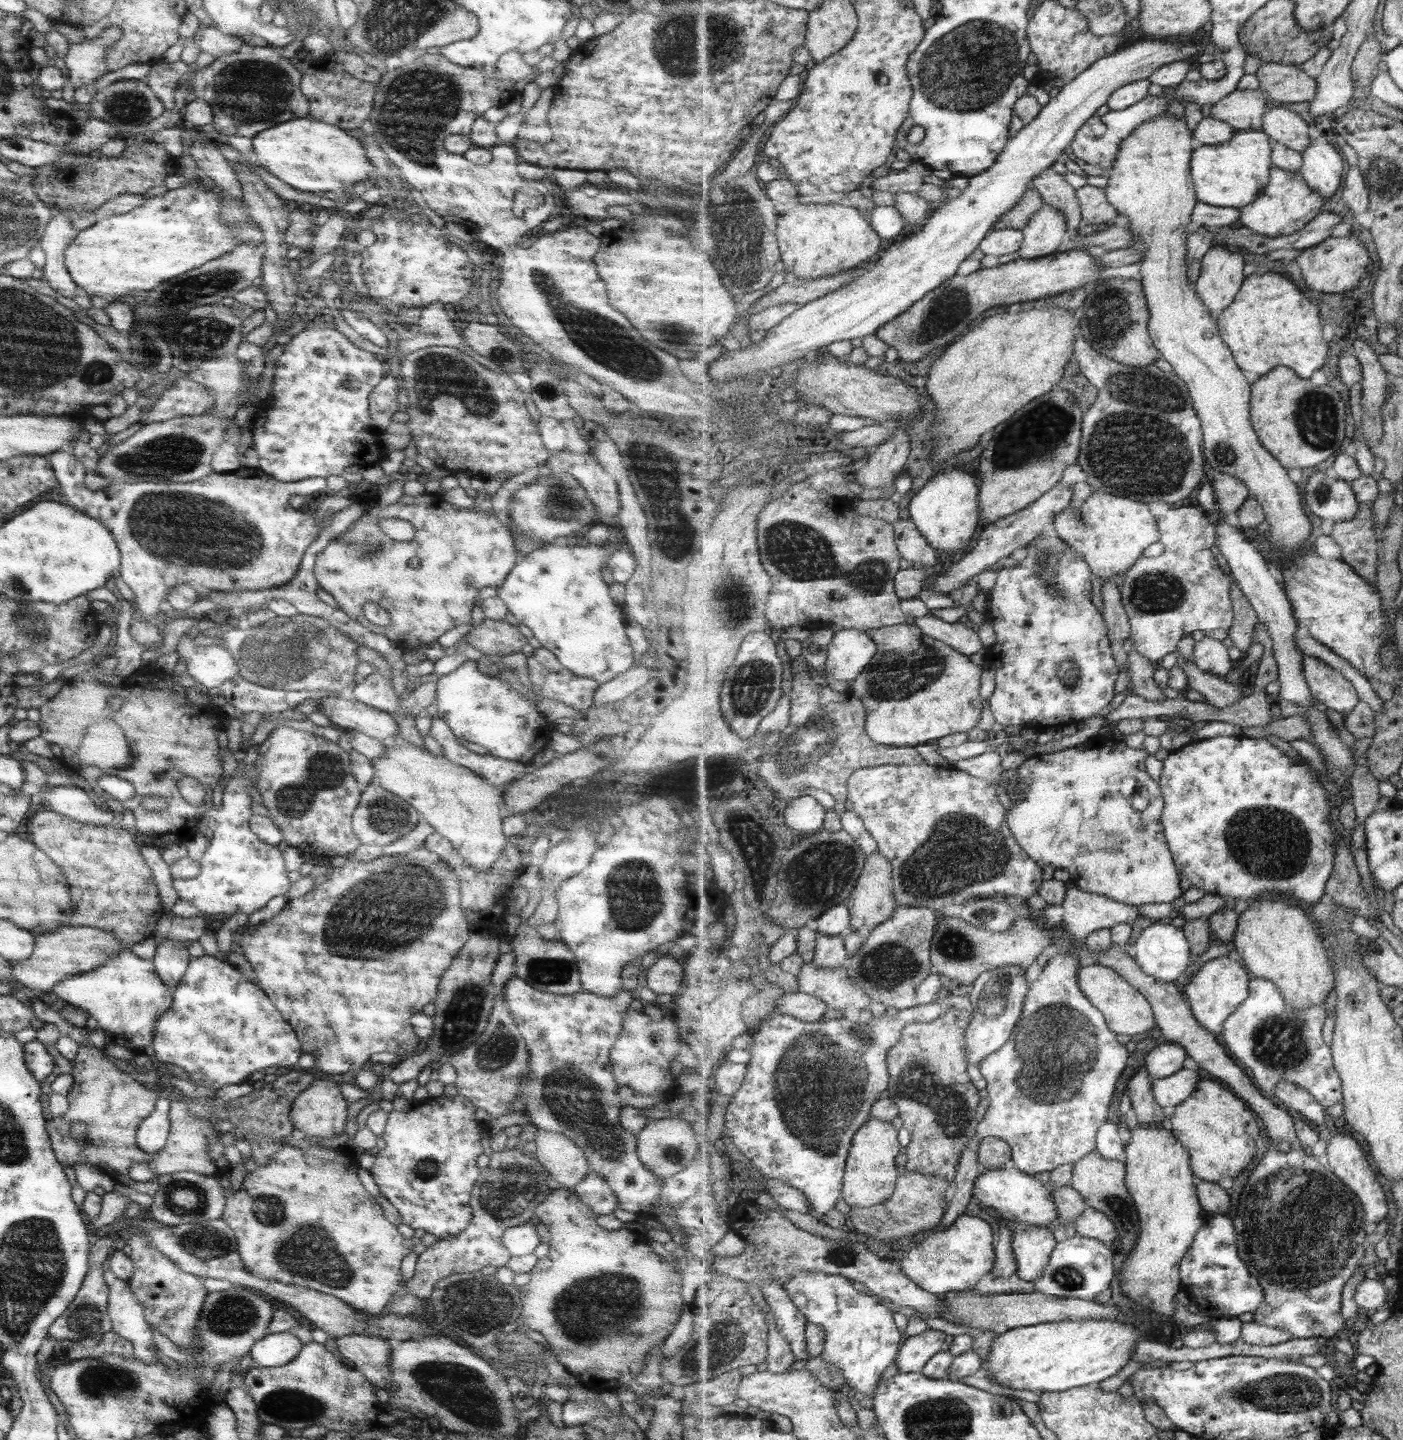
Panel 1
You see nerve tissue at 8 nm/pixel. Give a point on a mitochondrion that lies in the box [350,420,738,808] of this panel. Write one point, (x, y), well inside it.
(674, 533)

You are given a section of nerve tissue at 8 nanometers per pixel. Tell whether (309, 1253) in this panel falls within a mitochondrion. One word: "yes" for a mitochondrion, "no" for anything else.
yes

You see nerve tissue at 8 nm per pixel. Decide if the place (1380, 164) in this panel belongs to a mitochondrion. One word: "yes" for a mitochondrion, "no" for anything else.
yes

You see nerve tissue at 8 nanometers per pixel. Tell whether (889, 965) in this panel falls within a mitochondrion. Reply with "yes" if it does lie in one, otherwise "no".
yes

